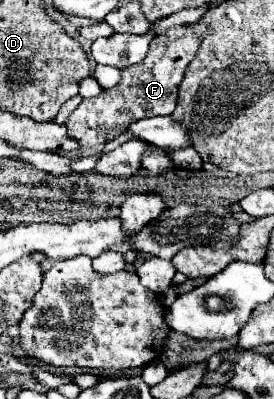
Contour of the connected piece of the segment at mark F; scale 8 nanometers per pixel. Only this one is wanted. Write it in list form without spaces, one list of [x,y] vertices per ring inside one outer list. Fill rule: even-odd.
[[[198,21],[188,27],[186,25],[172,27],[166,31],[166,35],[154,37],[150,41],[150,51],[146,59],[134,67],[126,67],[116,87],[104,89],[98,97],[84,99],[76,107],[76,111],[64,123],[68,129],[68,137],[76,139],[84,147],[96,147],[116,139],[120,133],[128,129],[130,123],[136,123],[142,117],[172,115],[172,109],[176,107],[176,93],[180,81],[184,79],[184,71],[190,65],[190,61],[196,57],[196,51],[200,49],[200,41],[206,37],[206,33],[208,33],[208,25]]]

